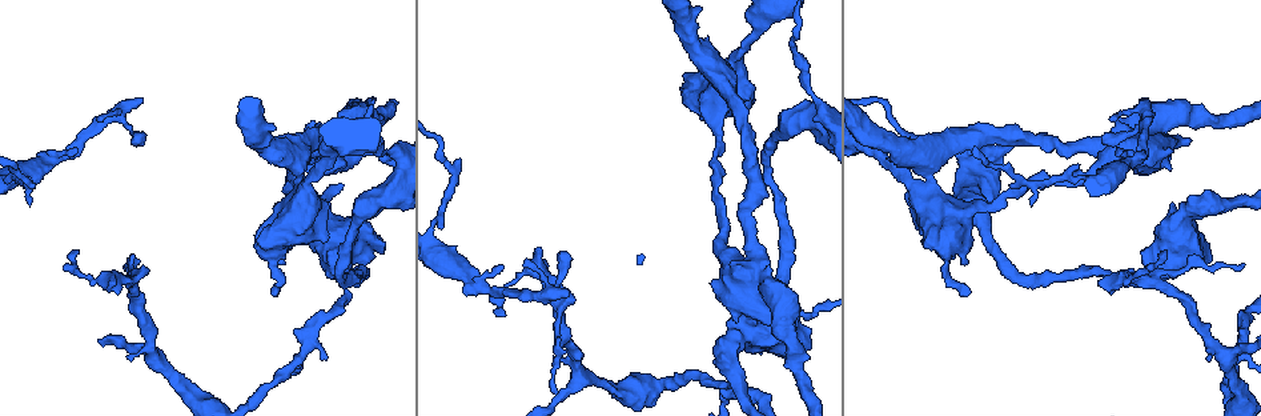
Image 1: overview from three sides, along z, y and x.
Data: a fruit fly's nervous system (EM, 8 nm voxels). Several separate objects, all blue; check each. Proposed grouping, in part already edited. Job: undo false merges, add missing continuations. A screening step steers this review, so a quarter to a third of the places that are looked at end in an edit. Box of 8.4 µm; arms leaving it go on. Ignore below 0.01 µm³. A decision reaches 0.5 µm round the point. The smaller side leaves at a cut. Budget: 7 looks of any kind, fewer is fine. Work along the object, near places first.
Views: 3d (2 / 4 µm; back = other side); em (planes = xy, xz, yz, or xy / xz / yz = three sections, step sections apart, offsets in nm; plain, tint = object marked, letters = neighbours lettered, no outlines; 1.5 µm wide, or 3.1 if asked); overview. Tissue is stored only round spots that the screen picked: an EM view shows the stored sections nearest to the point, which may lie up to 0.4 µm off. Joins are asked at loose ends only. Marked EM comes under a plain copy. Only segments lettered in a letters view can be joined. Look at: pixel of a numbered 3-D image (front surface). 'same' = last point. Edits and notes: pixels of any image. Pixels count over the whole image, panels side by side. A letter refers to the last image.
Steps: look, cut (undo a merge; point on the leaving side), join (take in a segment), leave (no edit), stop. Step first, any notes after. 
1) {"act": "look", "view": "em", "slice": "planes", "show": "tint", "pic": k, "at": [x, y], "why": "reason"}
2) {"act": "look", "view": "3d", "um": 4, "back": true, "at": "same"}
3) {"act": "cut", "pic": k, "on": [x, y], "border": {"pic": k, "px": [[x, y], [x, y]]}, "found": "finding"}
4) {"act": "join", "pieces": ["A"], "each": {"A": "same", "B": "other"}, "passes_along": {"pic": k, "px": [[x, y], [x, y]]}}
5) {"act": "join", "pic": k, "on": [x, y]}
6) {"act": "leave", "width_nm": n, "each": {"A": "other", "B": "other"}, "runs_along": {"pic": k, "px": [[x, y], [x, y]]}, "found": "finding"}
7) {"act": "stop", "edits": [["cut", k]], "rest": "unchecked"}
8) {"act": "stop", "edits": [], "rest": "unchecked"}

{"act": "look", "view": "em", "slice": "planes", "show": "letters", "pic": 1, "at": [115, 285], "why": "an open end"}

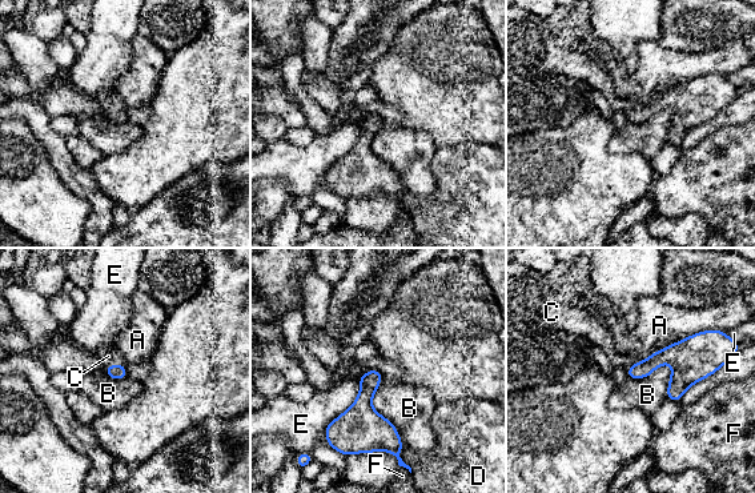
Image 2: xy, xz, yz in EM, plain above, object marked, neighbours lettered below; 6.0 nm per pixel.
{"act": "join", "pieces": ["C"], "longest_contact_nm": ["A", 460], "each": {"A": "other", "B": "other", "C": "same", "D": "other", "E": "other", "F": "other"}, "found": "it goes on there"}

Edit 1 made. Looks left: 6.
{"act": "look", "view": "overview"}

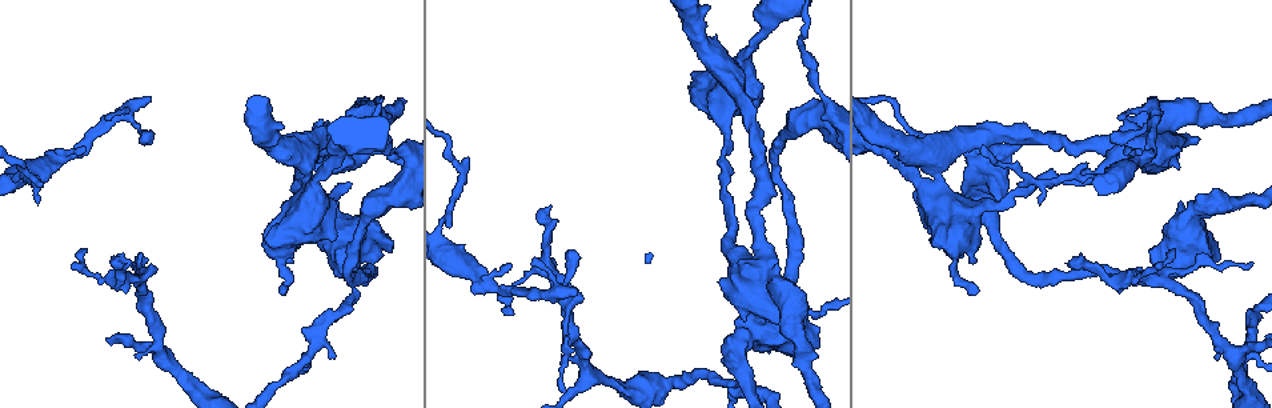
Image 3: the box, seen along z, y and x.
{"act": "look", "view": "em", "slice": "planes", "show": "letters", "pic": 3, "at": [150, 97], "why": "free end"}

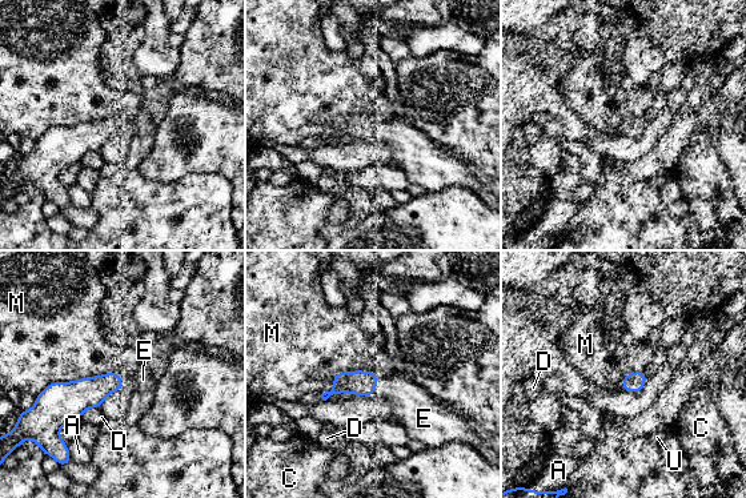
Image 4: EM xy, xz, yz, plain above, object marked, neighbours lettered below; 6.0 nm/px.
{"act": "join", "pieces": ["E"], "each": {"A": "other", "C": "other", "D": "other", "E": "same", "M": "other", "U": "other"}, "found": "it goes on there"}

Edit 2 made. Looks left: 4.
{"act": "stop", "edits": [["join", 2], ["join", 4]], "rest": "unchecked"}

